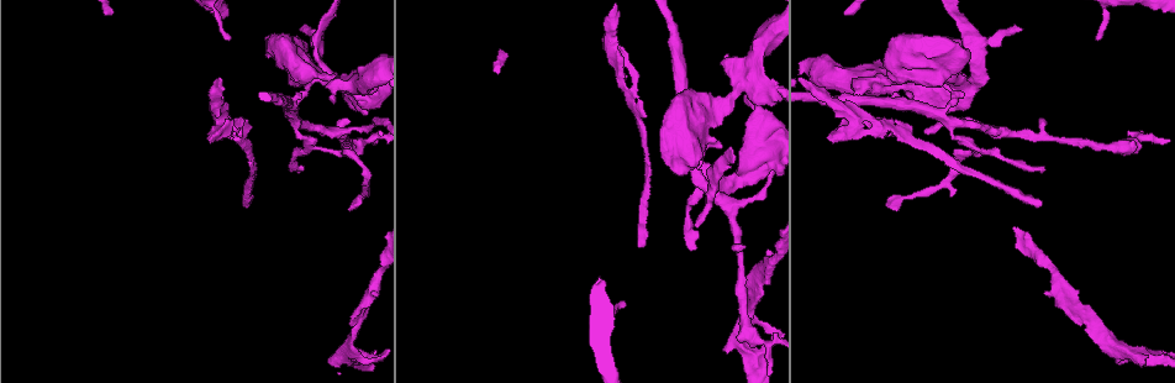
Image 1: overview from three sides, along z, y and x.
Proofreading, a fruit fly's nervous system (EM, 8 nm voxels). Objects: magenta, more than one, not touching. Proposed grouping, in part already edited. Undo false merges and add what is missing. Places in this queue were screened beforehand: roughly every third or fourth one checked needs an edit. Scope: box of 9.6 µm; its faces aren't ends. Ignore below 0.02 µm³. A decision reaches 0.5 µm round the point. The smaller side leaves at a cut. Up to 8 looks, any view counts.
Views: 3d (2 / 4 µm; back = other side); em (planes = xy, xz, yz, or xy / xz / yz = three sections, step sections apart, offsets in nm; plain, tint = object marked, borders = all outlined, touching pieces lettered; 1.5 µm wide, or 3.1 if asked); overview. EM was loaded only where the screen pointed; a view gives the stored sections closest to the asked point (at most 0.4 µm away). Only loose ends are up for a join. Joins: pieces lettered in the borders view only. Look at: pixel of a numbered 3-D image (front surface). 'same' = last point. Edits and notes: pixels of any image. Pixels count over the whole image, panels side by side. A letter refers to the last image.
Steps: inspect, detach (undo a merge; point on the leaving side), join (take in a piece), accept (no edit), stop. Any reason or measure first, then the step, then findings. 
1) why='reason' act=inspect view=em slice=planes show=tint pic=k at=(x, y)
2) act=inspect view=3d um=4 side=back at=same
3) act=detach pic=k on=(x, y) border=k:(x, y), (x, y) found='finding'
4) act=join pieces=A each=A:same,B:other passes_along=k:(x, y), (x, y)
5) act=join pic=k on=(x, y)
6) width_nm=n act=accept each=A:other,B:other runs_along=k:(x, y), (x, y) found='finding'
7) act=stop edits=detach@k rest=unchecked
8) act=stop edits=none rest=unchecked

why='closes a loop' act=inspect view=em slice=planes show=borders pic=1 at=(1121, 362)

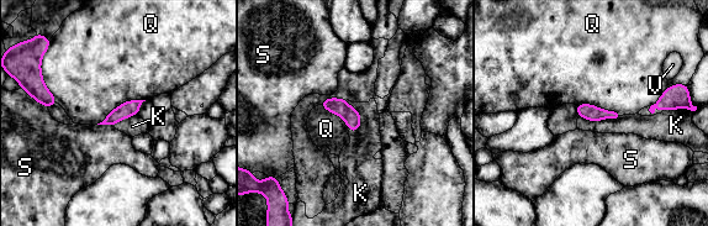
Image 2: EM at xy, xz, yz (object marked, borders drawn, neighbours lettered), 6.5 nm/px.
act=accept each=K:other,Q:other,S:other,V:other border=2:(345, 100), (359, 114), (354, 135) found='one neuron here'

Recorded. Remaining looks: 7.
why='thick end' act=inspect view=3d um=2 pic=1 at=(721, 146)

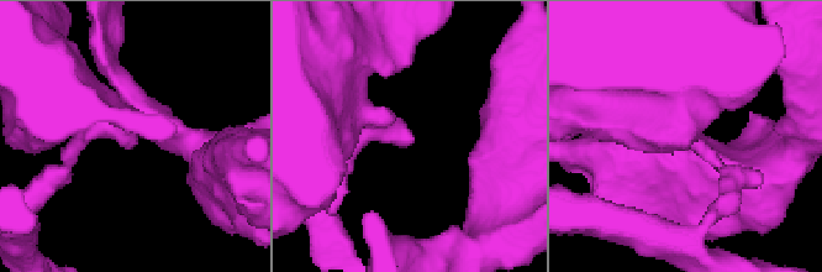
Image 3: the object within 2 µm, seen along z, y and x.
why='need the tissue' act=inspect view=em slice=planes show=borders pic=3 at=(411, 137)

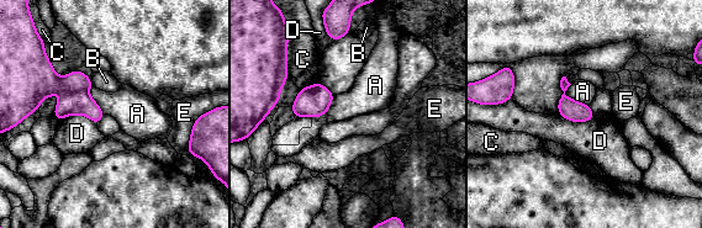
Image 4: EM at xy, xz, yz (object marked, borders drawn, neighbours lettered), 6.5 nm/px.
act=detach pic=4 on=(80, 102) each=A:other,B:other,C:other,D:other,E:other border=4:(86, 90), (68, 93) found='a second neuron is stuck on'

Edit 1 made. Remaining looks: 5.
why='see it whole again' act=inspect view=overview

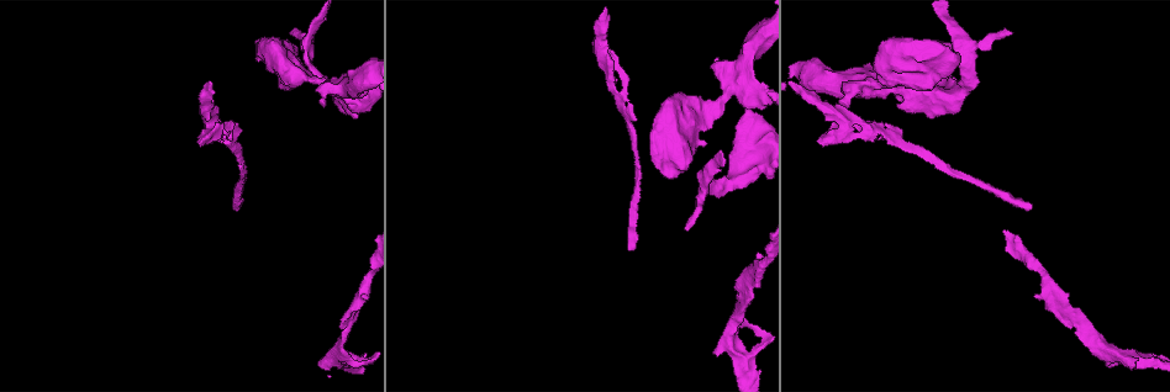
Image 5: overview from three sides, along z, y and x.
why='free end' act=inspect view=em slice=yz step=8 show=borders pic=5 at=(1067, 296)

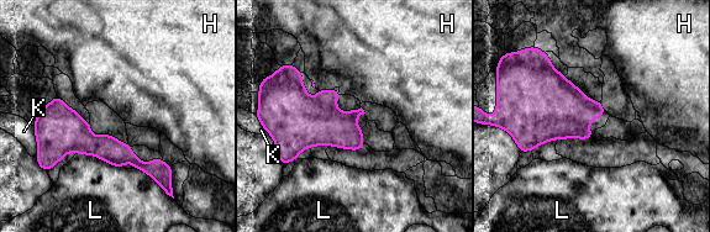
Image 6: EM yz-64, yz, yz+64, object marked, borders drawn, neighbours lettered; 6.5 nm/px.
act=accept each=H:other,K:other,L:other runs_along=6:(46, 110), (88, 144), (167, 168) found='none of them fits'

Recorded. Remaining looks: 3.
act=stop edits=detach@4 rest=unchecked

